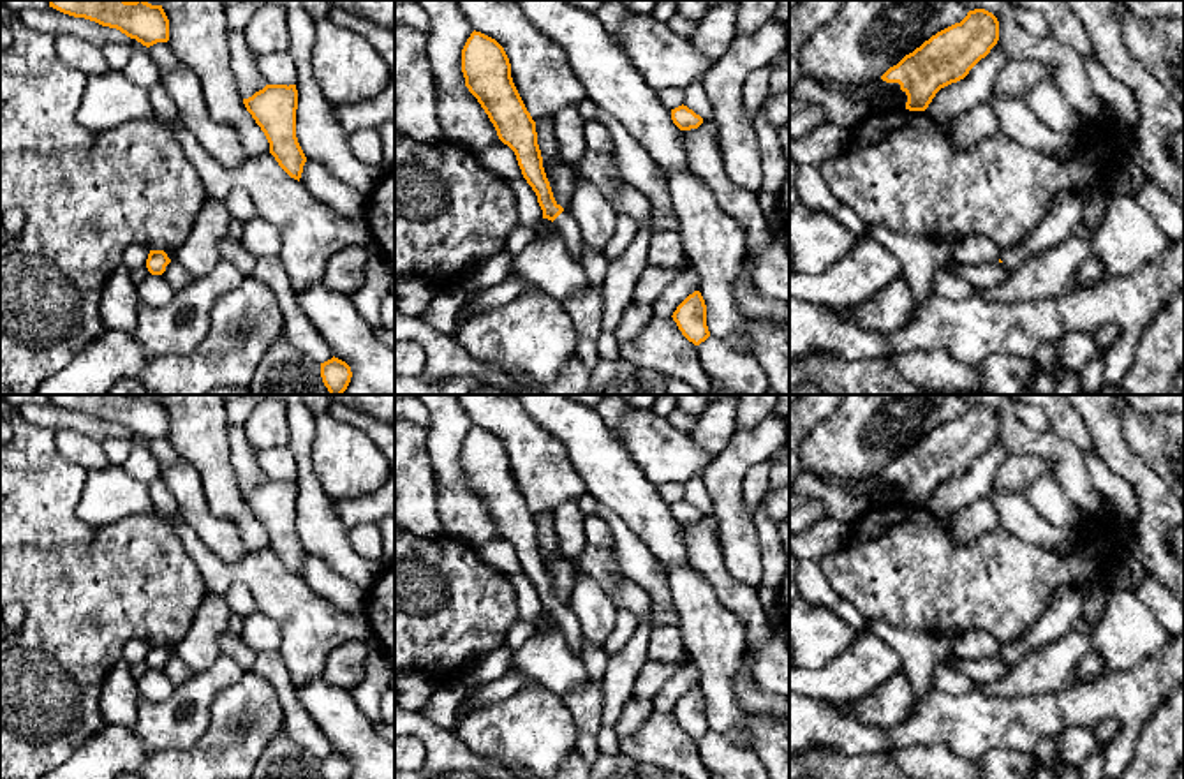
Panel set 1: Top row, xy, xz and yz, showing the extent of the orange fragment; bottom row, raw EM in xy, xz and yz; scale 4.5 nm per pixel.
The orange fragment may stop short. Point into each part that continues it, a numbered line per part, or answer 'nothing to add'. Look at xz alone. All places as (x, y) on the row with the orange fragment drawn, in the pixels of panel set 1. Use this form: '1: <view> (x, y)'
1: xz (568, 226)

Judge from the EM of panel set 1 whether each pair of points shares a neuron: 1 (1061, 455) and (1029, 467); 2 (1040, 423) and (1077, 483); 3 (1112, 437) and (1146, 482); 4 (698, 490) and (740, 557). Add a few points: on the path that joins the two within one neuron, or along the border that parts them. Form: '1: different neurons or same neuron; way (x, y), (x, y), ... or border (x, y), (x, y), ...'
1: different neurons; border (1008, 452), (1042, 457), (1050, 467)
2: different neurons; border (1015, 413), (1029, 429), (1049, 430)
3: same neuron; way (1114, 448), (1135, 471)
4: different neurons; border (702, 480), (714, 511)

